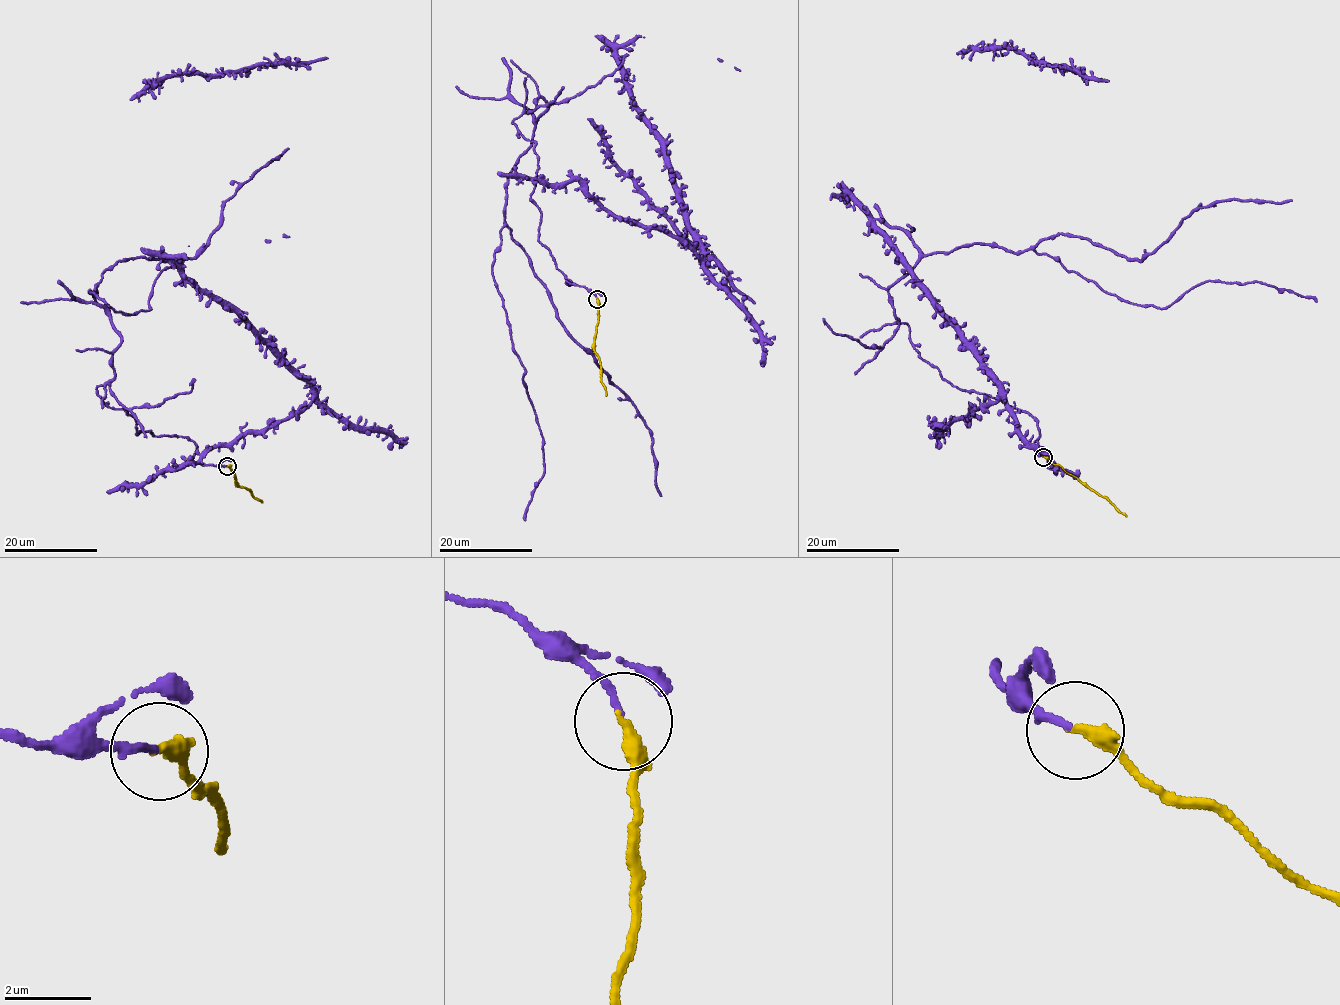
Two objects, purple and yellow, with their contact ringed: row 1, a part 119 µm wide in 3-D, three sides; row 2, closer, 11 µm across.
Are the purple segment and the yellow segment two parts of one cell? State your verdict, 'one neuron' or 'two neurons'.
one neuron

